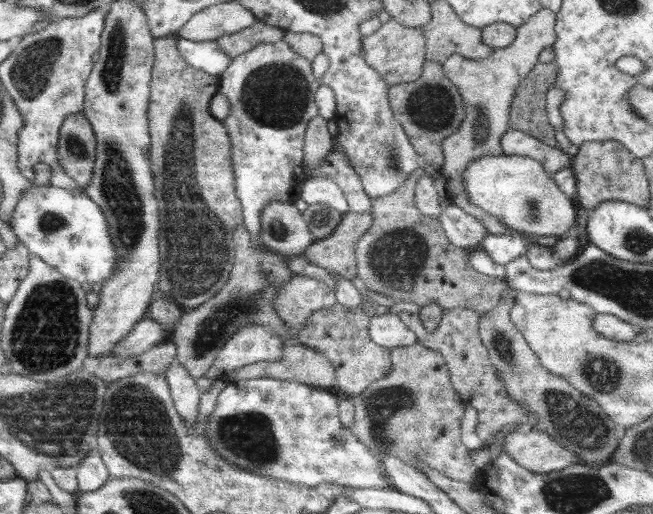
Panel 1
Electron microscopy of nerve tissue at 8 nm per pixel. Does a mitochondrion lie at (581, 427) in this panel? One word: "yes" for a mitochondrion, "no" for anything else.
yes

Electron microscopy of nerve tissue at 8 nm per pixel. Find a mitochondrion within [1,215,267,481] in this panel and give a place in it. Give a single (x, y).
(44, 338)

